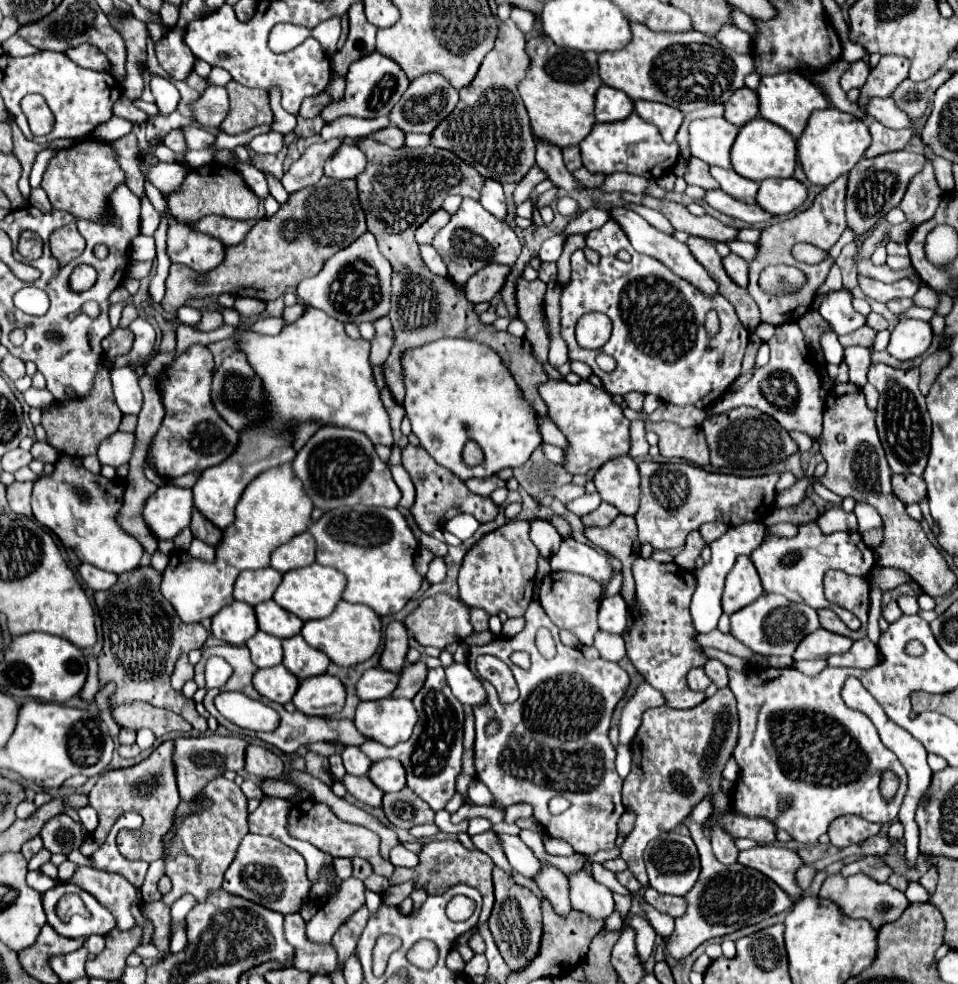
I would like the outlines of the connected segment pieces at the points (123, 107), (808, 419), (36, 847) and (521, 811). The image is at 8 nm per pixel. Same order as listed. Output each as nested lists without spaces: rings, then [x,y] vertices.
[[[120,97],[120,99],[116,101],[116,105],[114,105],[114,115],[124,117],[124,119],[136,123],[136,125],[140,125],[140,123],[144,123],[144,121],[148,119],[148,115],[146,115],[142,109],[138,109],[138,107],[134,105],[134,101],[130,101],[130,99],[126,99],[126,97]]]
[[[784,323],[776,327],[775,335],[767,342],[770,345],[770,361],[764,367],[756,367],[752,379],[734,393],[724,393],[710,409],[708,417],[724,413],[728,409],[748,405],[756,407],[770,417],[774,417],[786,431],[802,431],[812,439],[820,437],[822,429],[822,399],[818,395],[822,383],[814,365],[814,359],[808,351],[804,335],[798,323]]]
[[[34,837],[34,839],[30,839],[30,841],[26,841],[26,843],[22,845],[22,853],[24,853],[26,859],[32,859],[42,847],[44,847],[44,845],[42,845],[42,839],[40,839],[40,837]]]
[[[516,803],[506,807],[506,823],[514,823],[518,817],[532,817],[532,805],[530,803]]]

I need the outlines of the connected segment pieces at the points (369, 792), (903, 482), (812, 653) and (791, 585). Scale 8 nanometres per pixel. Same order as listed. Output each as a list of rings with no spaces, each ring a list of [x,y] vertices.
[[[344,775],[342,779],[346,791],[350,795],[354,795],[358,801],[362,803],[368,803],[372,807],[380,807],[382,805],[382,791],[368,779],[368,775],[360,775],[360,777],[354,777],[354,775]]]
[[[892,475],[892,493],[906,503],[918,503],[926,497],[926,483],[918,475]]]
[[[818,629],[816,633],[810,633],[808,637],[804,637],[804,641],[798,645],[794,659],[802,661],[802,659],[820,659],[820,657],[830,657],[836,653],[846,653],[852,647],[852,639],[844,637],[844,635],[836,635],[830,633],[826,629]]]
[[[816,521],[804,523],[798,527],[798,535],[792,539],[786,537],[776,537],[776,535],[768,535],[762,545],[750,555],[752,563],[758,569],[758,575],[762,579],[764,591],[768,593],[780,593],[796,603],[806,603],[814,609],[832,609],[836,611],[836,615],[852,629],[860,629],[860,621],[856,619],[854,613],[842,609],[840,605],[828,603],[828,599],[824,597],[824,587],[822,587],[822,579],[824,573],[828,569],[842,569],[848,575],[858,575],[865,577],[865,573],[870,573],[870,569],[874,567],[874,559],[872,559],[872,549],[862,541],[860,533],[822,533]]]

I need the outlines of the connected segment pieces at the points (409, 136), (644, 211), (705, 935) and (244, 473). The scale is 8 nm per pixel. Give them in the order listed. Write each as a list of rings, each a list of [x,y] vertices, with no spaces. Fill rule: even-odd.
[[[406,133],[406,147],[426,147],[430,145],[430,135],[414,135],[414,133]]]
[[[626,203],[624,207],[626,207],[626,209],[632,209],[632,211],[638,213],[640,217],[644,217],[650,225],[654,225],[656,229],[660,229],[660,231],[664,231],[664,233],[668,233],[668,235],[674,231],[674,227],[670,225],[670,221],[668,221],[660,211],[648,209],[648,207],[644,207],[644,205],[634,205],[634,203]]]
[[[690,815],[682,821],[682,825],[688,827],[690,837],[694,839],[694,843],[698,847],[700,861],[702,861],[702,873],[700,873],[700,879],[696,881],[694,889],[686,895],[686,901],[688,901],[686,915],[676,919],[676,929],[674,929],[672,937],[666,941],[666,949],[674,959],[688,957],[698,945],[702,945],[704,941],[708,941],[712,937],[730,935],[742,927],[760,923],[760,921],[792,907],[794,901],[782,889],[776,889],[776,885],[772,885],[772,881],[768,881],[768,877],[758,873],[756,869],[748,869],[738,863],[720,865],[720,861],[716,861],[716,857],[712,855],[710,841],[704,835],[702,825],[694,823],[690,819]]]
[[[266,425],[260,427],[252,427],[248,431],[242,433],[242,441],[238,445],[238,449],[234,451],[234,455],[216,465],[210,467],[202,473],[200,481],[192,488],[194,506],[210,523],[214,523],[218,529],[226,529],[234,523],[234,507],[236,501],[240,499],[242,491],[246,489],[246,485],[264,469],[276,467],[280,463],[288,463],[292,461],[292,457],[296,455],[296,451],[290,447],[288,441],[288,433],[280,433],[280,437],[272,435],[270,429],[266,429]]]

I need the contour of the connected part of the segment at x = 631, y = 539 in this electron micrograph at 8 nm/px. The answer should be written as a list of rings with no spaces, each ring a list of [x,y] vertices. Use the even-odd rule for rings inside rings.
[[[624,517],[624,525],[610,527],[584,527],[584,537],[604,553],[616,557],[622,563],[622,591],[620,595],[626,599],[628,607],[636,603],[634,595],[634,579],[632,579],[632,563],[640,553],[640,543],[636,537],[636,521],[634,517]]]

